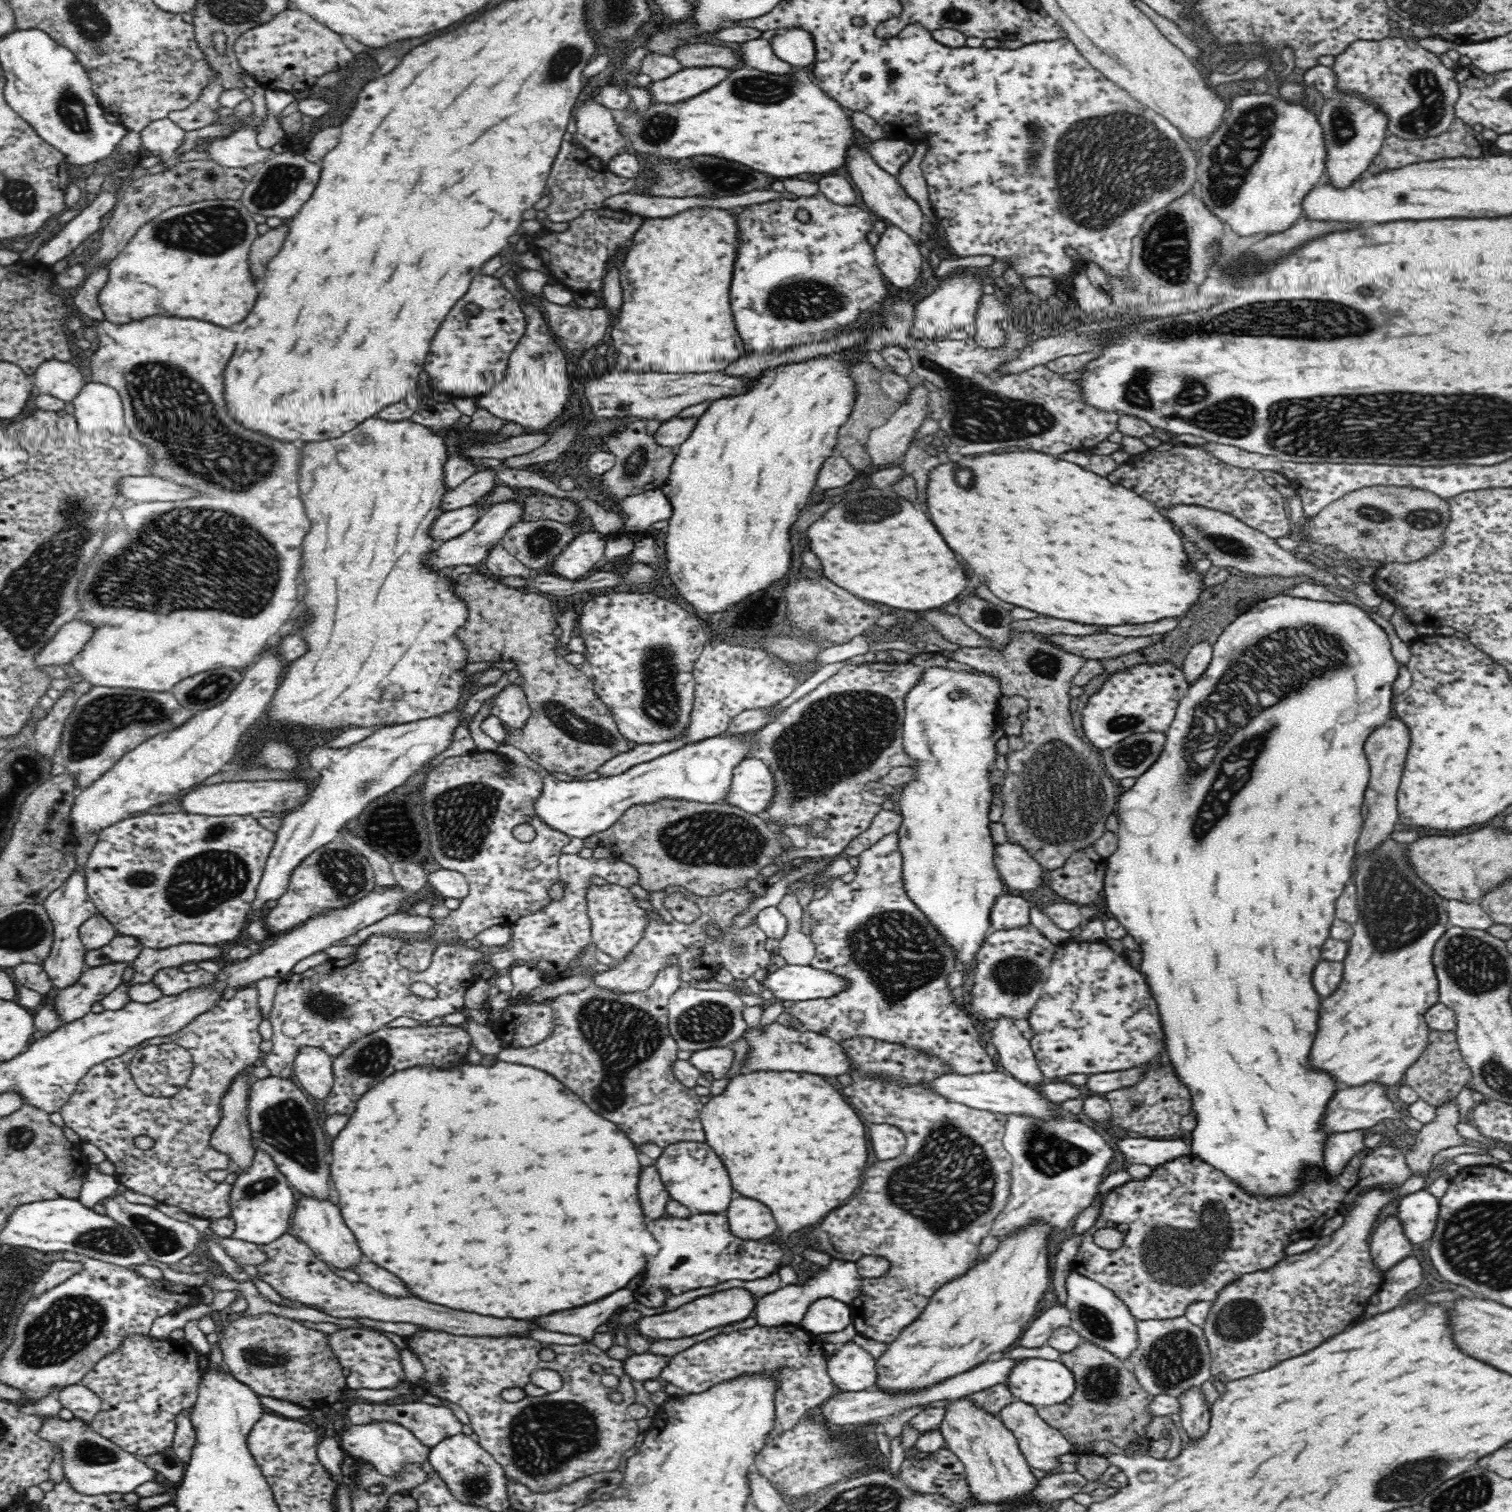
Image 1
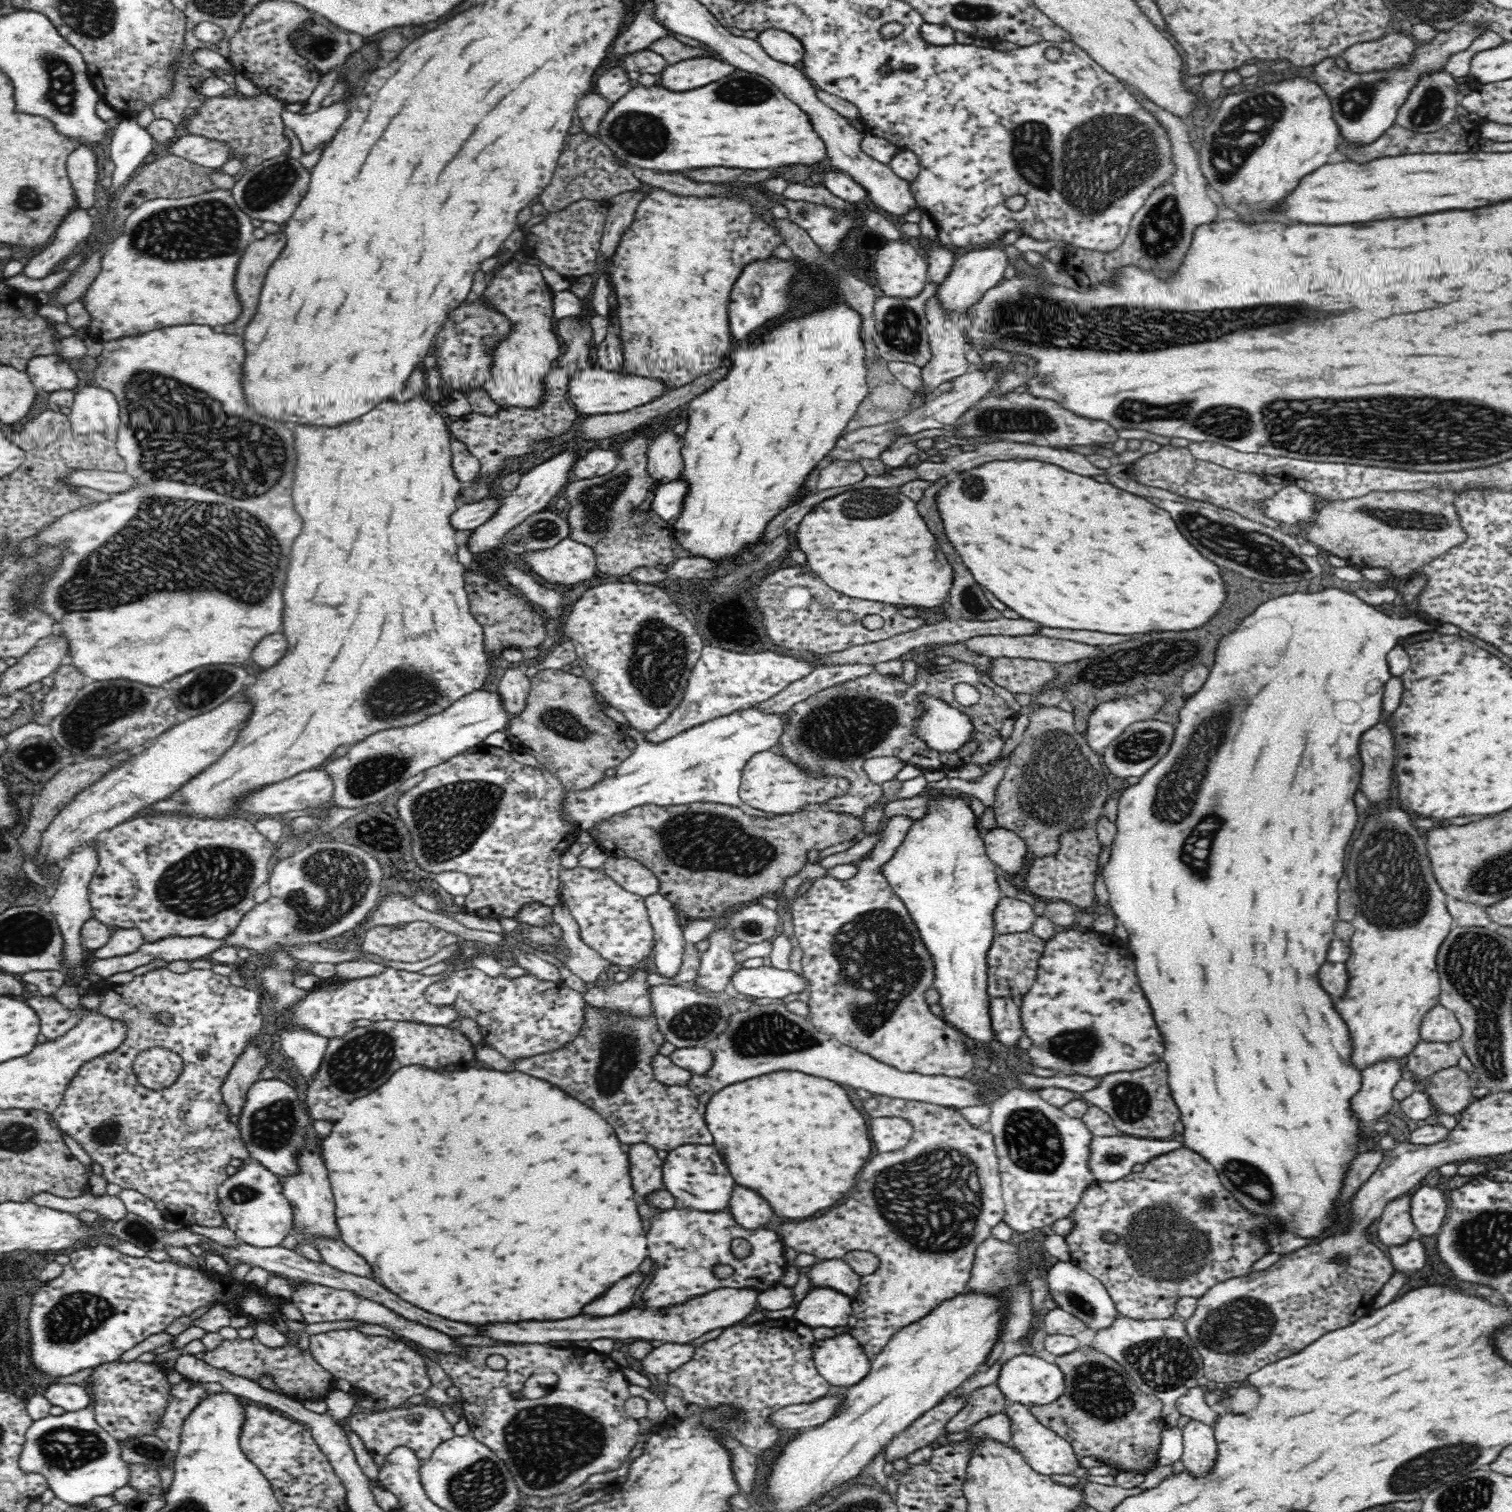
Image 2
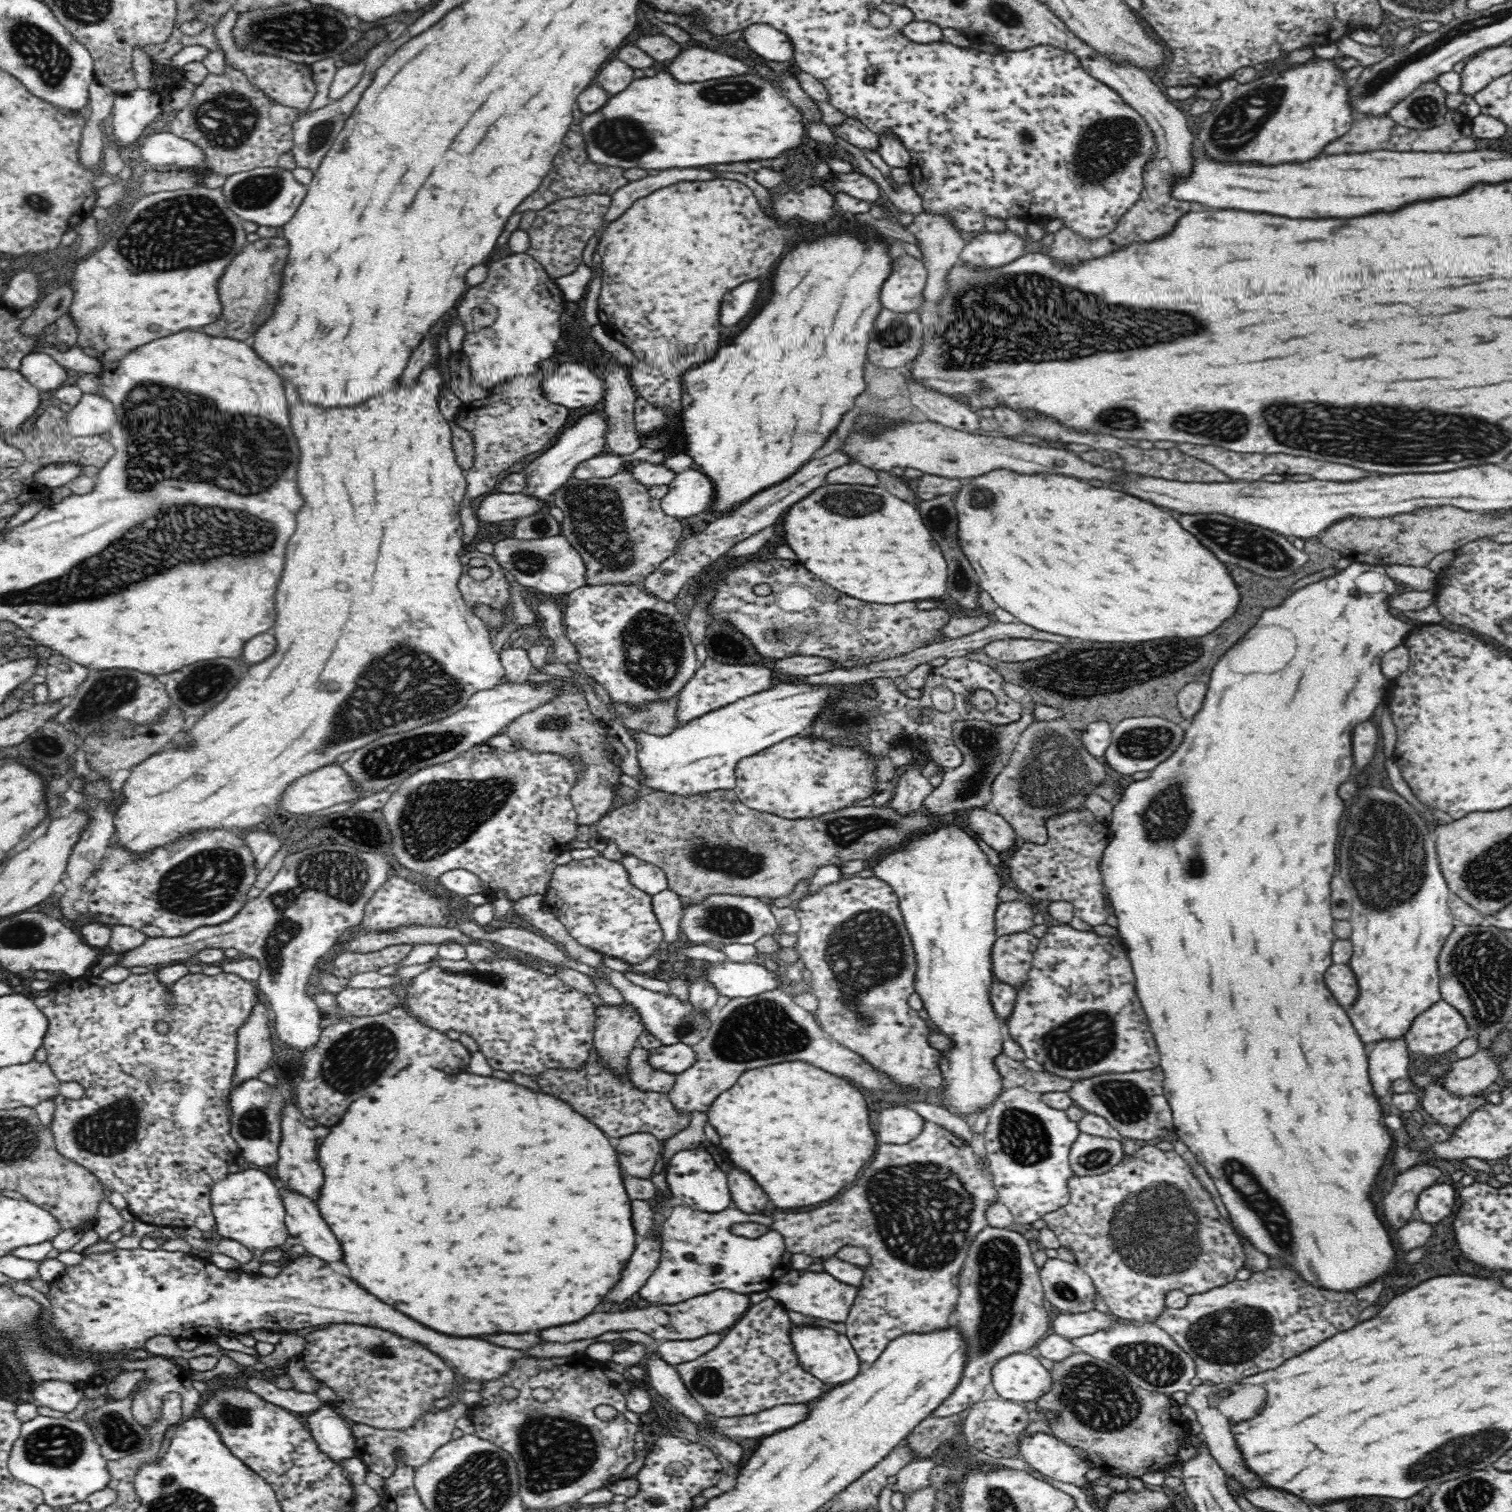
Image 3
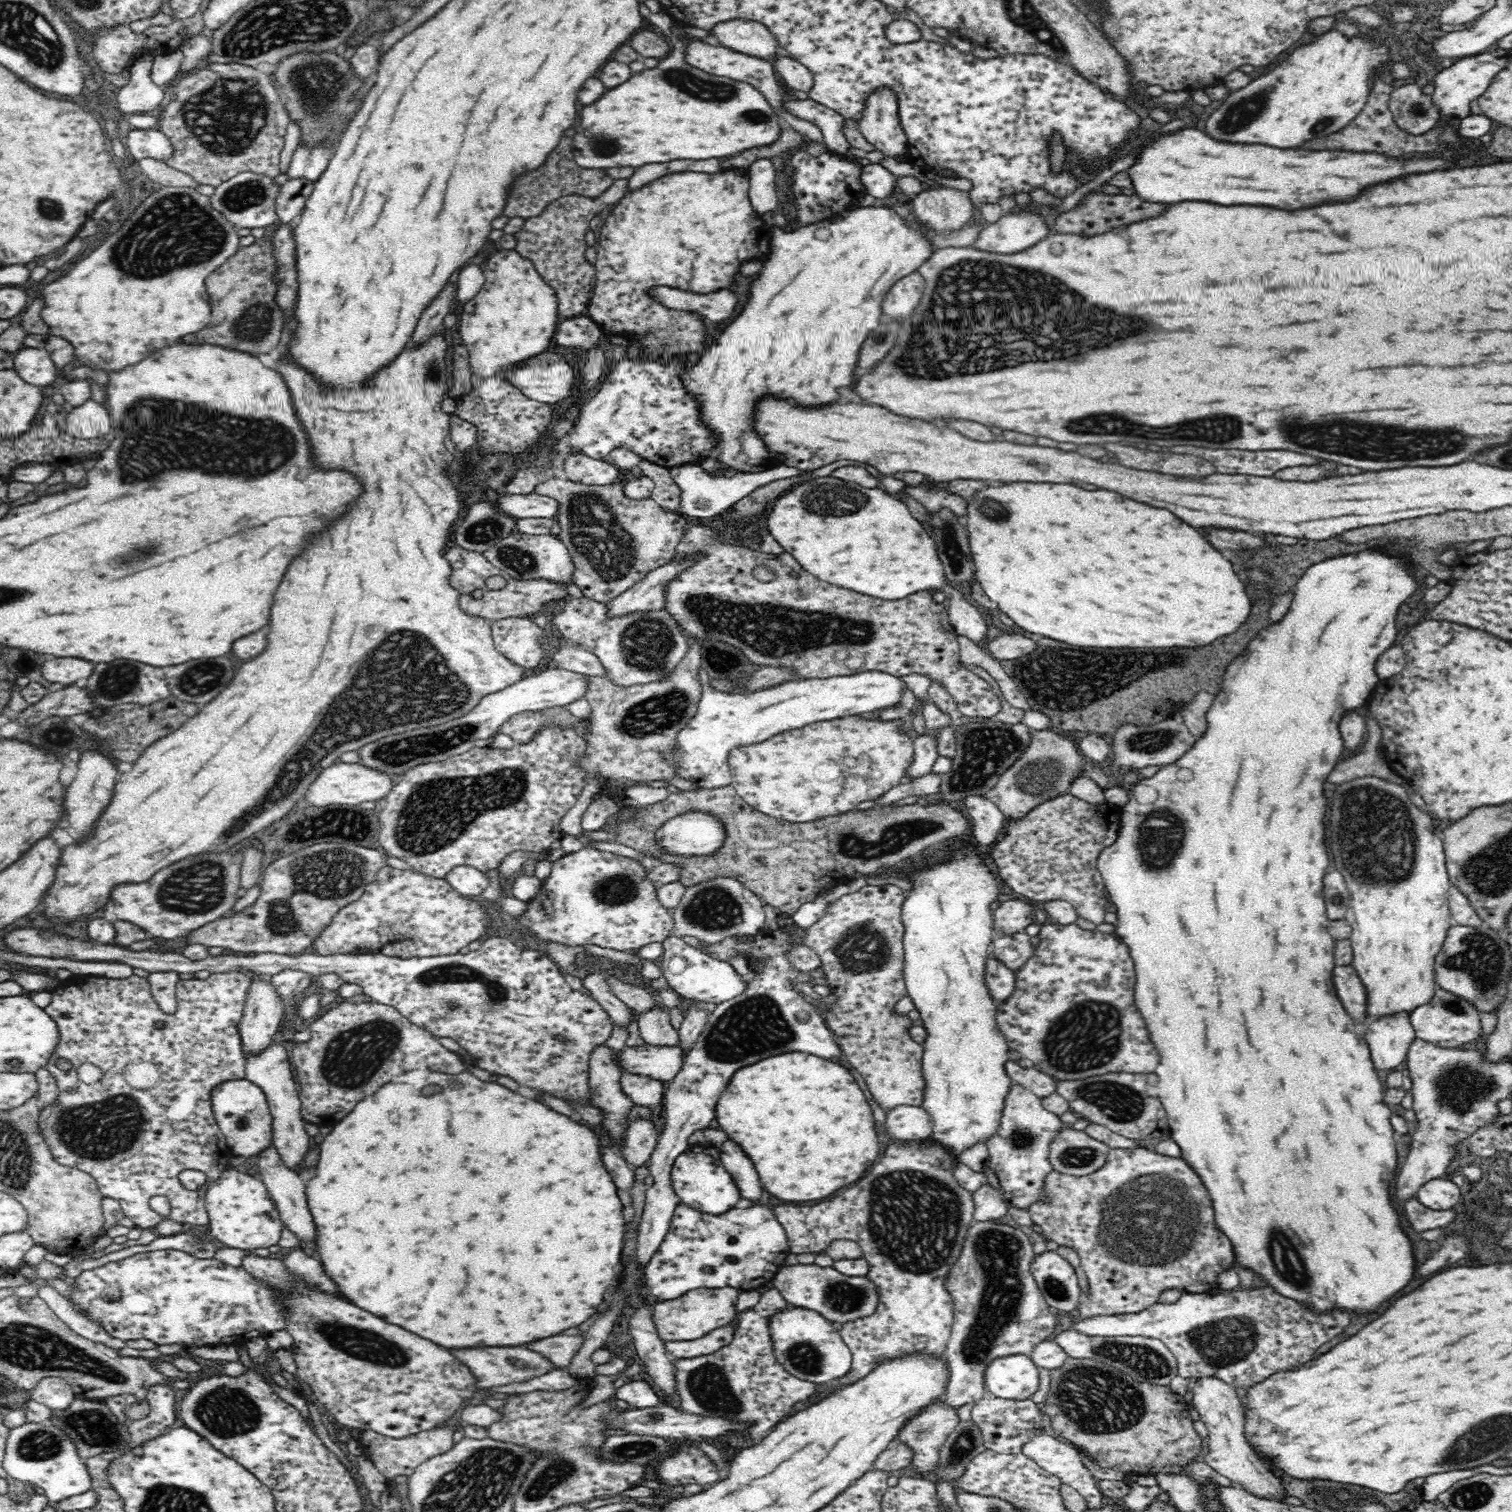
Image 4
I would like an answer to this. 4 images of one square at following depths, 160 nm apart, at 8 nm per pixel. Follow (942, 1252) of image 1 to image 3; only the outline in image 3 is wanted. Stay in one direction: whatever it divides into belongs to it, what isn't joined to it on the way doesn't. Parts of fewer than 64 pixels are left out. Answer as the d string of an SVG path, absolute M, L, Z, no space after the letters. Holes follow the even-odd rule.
M925 1121L925 1126L915 1141L908 1142L905 1147L882 1147L882 1150L876 1150L874 1160L868 1164L868 1168L860 1174L860 1178L856 1180L856 1184L840 1194L838 1198L834 1198L830 1204L820 1206L812 1212L778 1212L774 1214L774 1230L777 1230L785 1240L785 1247L792 1254L808 1254L818 1260L832 1257L834 1252L838 1252L842 1246L850 1245L860 1248L866 1248L866 1252L870 1254L870 1263L865 1267L863 1281L859 1287L859 1291L854 1301L854 1306L850 1309L849 1315L845 1320L846 1333L852 1348L858 1355L860 1361L860 1369L868 1368L882 1354L882 1351L899 1336L910 1333L931 1333L937 1330L947 1329L951 1326L949 1318L954 1312L957 1303L958 1292L958 1272L962 1268L962 1262L968 1254L968 1246L972 1244L974 1236L980 1230L988 1226L986 1221L986 1208L995 1201L999 1201L996 1188L993 1186L992 1173L990 1171L981 1170L981 1158L974 1155L973 1149L966 1146L960 1138L953 1136L948 1130L944 1130L942 1126L936 1126L934 1122Z

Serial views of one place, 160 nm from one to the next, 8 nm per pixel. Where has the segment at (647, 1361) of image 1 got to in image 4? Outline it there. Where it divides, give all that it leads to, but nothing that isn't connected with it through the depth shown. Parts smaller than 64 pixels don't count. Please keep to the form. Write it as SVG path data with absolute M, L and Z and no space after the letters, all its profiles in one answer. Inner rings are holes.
M734 1316L730 1324L718 1328L718 1330L712 1330L710 1334L706 1334L702 1338L696 1338L696 1340L680 1340L680 1342L678 1340L676 1342L664 1341L664 1346L671 1358L696 1358L697 1356L712 1354L732 1342L736 1320L737 1316Z

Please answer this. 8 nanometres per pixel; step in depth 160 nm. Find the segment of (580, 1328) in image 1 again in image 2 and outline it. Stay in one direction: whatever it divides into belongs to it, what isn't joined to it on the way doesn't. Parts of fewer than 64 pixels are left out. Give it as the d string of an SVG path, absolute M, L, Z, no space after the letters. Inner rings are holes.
M632 1272L630 1276L622 1278L622 1282L616 1282L606 1294L602 1294L598 1300L588 1304L584 1308L584 1314L588 1316L612 1316L622 1310L626 1310L632 1304L632 1298L642 1284L644 1276L640 1272Z

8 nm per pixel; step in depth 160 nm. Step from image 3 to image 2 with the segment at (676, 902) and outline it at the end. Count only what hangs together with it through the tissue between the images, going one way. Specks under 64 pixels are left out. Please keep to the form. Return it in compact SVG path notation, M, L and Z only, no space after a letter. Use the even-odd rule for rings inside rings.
M651 894L645 898L655 938L652 968L666 978L674 978L682 964L684 935L682 934L678 910L664 895Z

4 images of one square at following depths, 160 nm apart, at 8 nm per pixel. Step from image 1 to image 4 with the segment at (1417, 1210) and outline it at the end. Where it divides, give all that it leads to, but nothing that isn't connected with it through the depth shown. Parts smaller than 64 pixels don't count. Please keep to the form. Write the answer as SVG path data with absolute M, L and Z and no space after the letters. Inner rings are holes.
M1443 1176L1432 1178L1420 1187L1421 1190L1418 1190L1417 1193L1418 1201L1432 1210L1454 1208L1458 1204L1460 1196L1465 1193L1465 1189L1458 1187L1456 1183Z

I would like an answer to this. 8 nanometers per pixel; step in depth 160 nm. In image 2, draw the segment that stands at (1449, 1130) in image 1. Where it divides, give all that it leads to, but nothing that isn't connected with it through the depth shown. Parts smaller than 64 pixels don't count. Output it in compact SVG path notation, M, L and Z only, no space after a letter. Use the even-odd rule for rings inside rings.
M1454 1065L1432 1074L1425 1092L1442 1112L1454 1116L1471 1103L1473 1090L1480 1086L1474 1070L1468 1072Z

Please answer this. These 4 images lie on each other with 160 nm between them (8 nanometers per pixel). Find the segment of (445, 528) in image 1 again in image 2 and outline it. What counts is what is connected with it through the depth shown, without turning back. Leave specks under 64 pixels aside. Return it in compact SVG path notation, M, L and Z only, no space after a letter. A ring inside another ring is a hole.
M486 498L480 502L460 503L450 516L451 525L458 530L474 530L487 523L500 508L501 500Z

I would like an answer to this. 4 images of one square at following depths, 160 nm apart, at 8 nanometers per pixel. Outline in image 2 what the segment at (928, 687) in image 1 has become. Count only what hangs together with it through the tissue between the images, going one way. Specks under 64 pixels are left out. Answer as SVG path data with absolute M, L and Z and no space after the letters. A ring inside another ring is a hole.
M924 695L921 704L926 714L918 718L915 724L919 740L923 740L929 748L939 752L954 752L966 744L974 734L974 727L966 714L957 708L951 708L936 697ZM934 792L936 796L931 800L931 803L927 806L927 813L923 816L922 819L919 819L914 823L910 830L906 833L905 839L902 841L902 844L896 848L896 852L892 854L892 858L888 862L882 864L880 868L880 873L886 877L886 881L890 883L892 890L902 899L904 906L908 909L912 921L918 929L918 934L922 937L922 943L924 947L928 949L932 961L934 961L934 978L932 978L932 987L935 988L939 994L939 1000L936 1002L941 1006L942 1009L942 1019L946 1023L954 1026L956 1030L968 1038L974 1043L990 1044L995 1039L995 1034L992 1028L991 1016L989 1013L989 1000L990 996L987 993L988 990L988 973L987 973L987 952L989 951L990 945L995 937L995 927L994 927L994 911L996 910L997 904L1000 902L1000 899L1004 896L998 883L996 883L996 866L995 862L990 860L990 857L987 855L984 841L980 837L978 830L974 827L974 822L976 818L970 809L970 803L968 799L965 799L963 795L959 793L947 793L947 792Z

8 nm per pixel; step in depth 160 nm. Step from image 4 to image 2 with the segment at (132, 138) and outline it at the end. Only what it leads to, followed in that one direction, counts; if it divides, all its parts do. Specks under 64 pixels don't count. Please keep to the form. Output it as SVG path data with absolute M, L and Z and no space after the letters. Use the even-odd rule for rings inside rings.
M180 135L167 147L170 155L210 169L221 169L230 156L230 147L226 143L194 135Z

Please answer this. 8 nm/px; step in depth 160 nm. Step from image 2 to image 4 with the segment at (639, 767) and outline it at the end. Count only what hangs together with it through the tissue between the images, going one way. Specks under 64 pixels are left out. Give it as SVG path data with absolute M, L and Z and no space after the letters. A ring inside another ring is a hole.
M702 669L700 683L703 693L698 703L697 714L678 732L679 755L675 756L675 762L679 762L679 778L696 782L700 789L731 785L726 756L734 746L762 742L778 732L802 728L806 724L853 715L861 716L866 712L895 707L900 703L904 690L908 689L902 678L882 670L865 670L859 674L831 678L797 679L748 694L726 693L714 689Z

